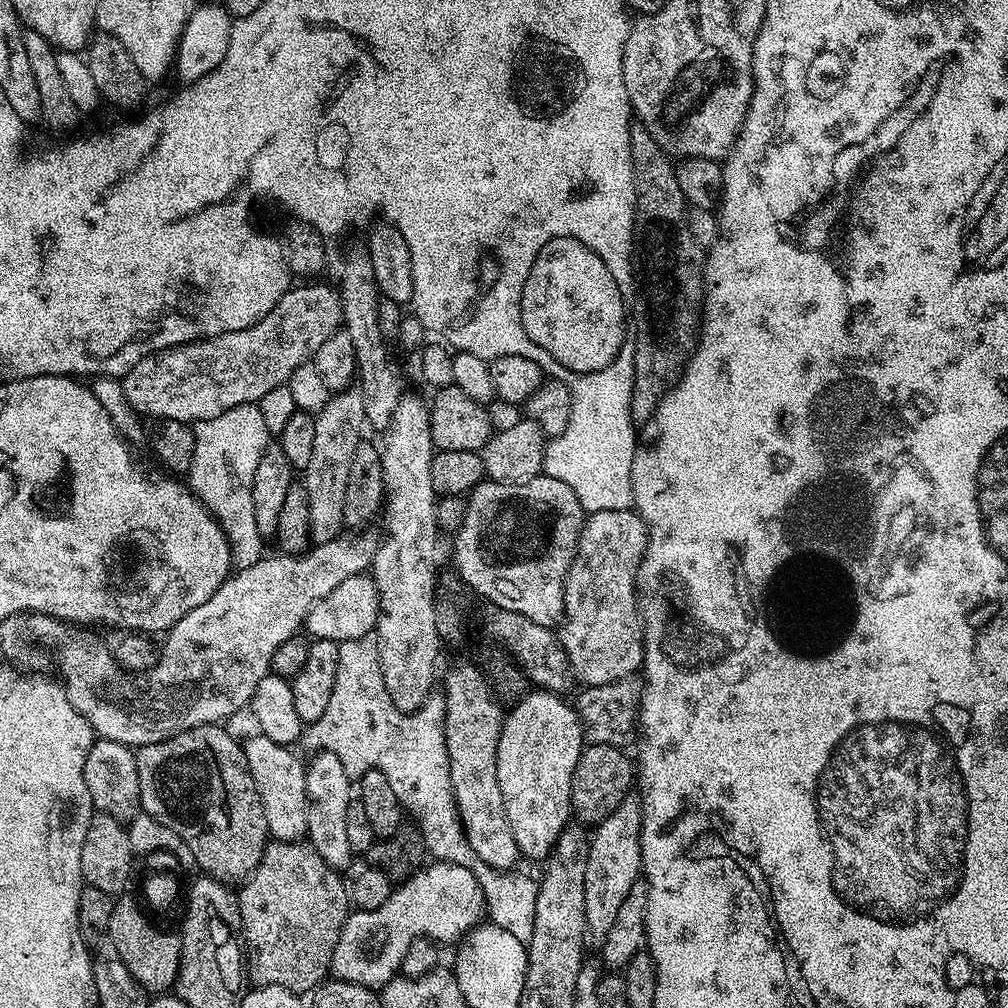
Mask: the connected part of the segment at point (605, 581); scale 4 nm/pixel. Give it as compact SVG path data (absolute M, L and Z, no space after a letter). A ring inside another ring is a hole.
M632 508L594 512L584 521L584 529L580 531L580 541L576 544L576 557L573 558L572 565L568 567L568 577L564 580L564 618L558 628L560 644L566 650L566 658L572 668L572 675L579 683L581 680L581 685L609 684L615 680L635 677L641 671L644 662L644 625L640 623L640 613L636 602L636 571L647 545L648 527L644 525L640 513Z

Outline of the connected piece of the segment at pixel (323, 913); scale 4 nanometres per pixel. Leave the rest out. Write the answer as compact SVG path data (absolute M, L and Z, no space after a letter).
M278 840L269 843L264 849L260 861L254 871L250 873L248 879L243 881L238 888L238 903L240 905L240 932L242 933L242 956L248 959L248 968L246 964L246 976L253 981L253 985L280 986L286 990L297 994L311 993L313 988L324 983L330 972L330 963L332 961L332 951L338 942L338 934L342 930L344 920L348 917L350 905L346 898L346 890L344 889L344 881L341 873L336 871L330 865L319 857L319 854L313 850L308 842L293 842L290 840Z

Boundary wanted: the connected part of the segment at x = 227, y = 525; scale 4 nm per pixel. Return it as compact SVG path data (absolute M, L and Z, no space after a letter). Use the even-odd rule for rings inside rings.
M255 403L234 406L216 418L197 423L194 428L193 460L186 473L186 483L222 526L237 569L253 566L266 552L265 537L258 534L254 523L250 486L258 458L262 458L262 450L269 443L270 433Z

